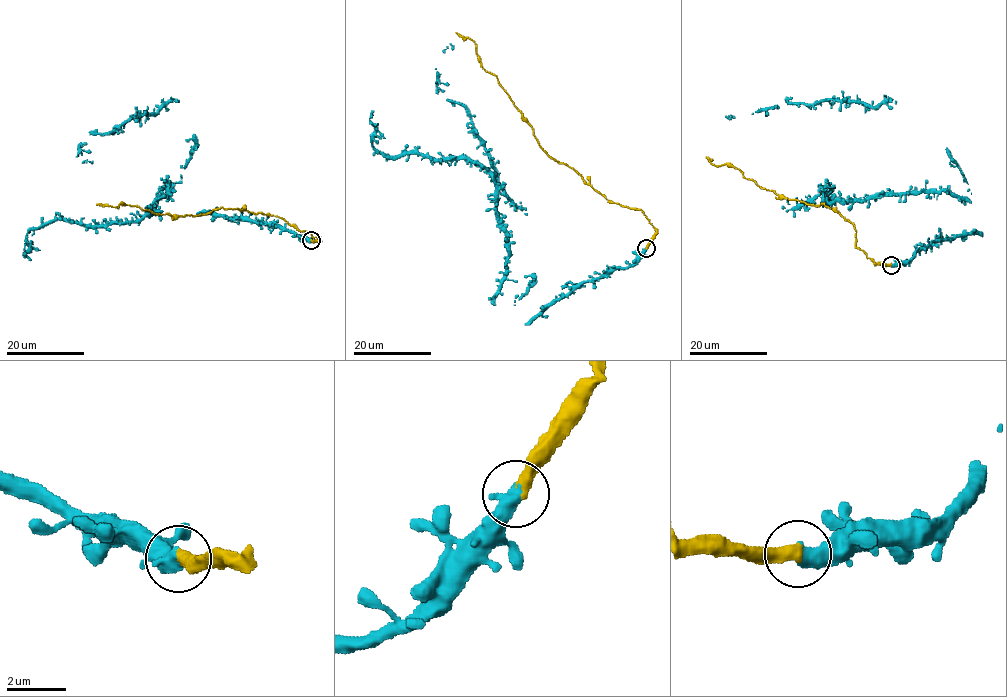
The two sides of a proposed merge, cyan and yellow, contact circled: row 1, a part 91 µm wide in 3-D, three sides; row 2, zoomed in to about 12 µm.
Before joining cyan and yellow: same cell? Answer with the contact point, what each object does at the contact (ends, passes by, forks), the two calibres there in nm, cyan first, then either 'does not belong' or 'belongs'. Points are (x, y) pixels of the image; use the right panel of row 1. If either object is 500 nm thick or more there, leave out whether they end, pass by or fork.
place (891, 265); calibres 600 and 440 nm; does not belong

